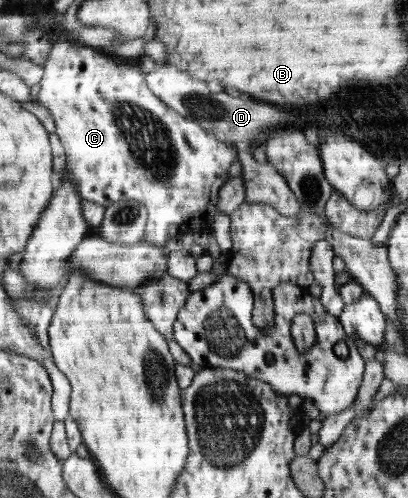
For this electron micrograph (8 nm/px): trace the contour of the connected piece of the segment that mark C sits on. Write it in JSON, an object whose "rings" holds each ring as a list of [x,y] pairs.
{"rings":[[[60,28],[53,30],[51,35],[53,50],[50,51],[50,55],[48,55],[48,59],[46,59],[46,65],[44,65],[43,68],[44,76],[39,83],[40,91],[37,96],[38,101],[44,104],[46,108],[52,108],[49,112],[54,116],[56,134],[58,138],[60,138],[67,158],[66,170],[70,172],[70,178],[74,180],[74,188],[76,188],[78,196],[84,200],[96,202],[96,204],[102,204],[102,206],[106,207],[109,207],[112,203],[118,203],[126,199],[144,203],[149,214],[144,241],[150,245],[163,247],[167,245],[169,240],[181,238],[185,234],[212,232],[214,218],[222,214],[220,207],[218,207],[220,188],[222,188],[222,185],[229,179],[228,170],[230,170],[230,166],[236,162],[236,158],[238,158],[238,148],[242,145],[223,141],[216,134],[210,133],[206,128],[202,127],[202,125],[199,125],[197,121],[183,117],[181,113],[170,108],[165,101],[156,97],[149,90],[148,82],[145,80],[145,74],[140,72],[138,66],[118,64],[118,62],[114,62],[113,59],[101,55],[100,49],[80,44],[80,42],[76,42],[72,36],[66,36]]]}

